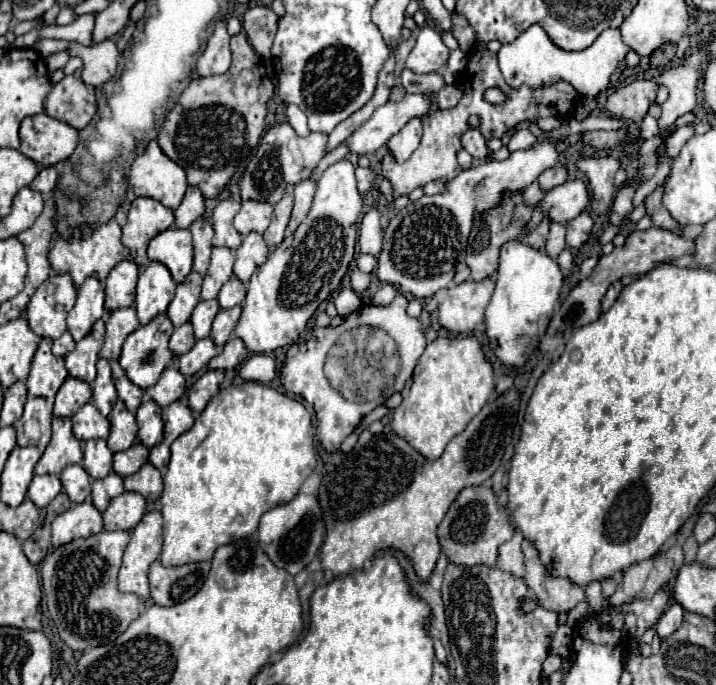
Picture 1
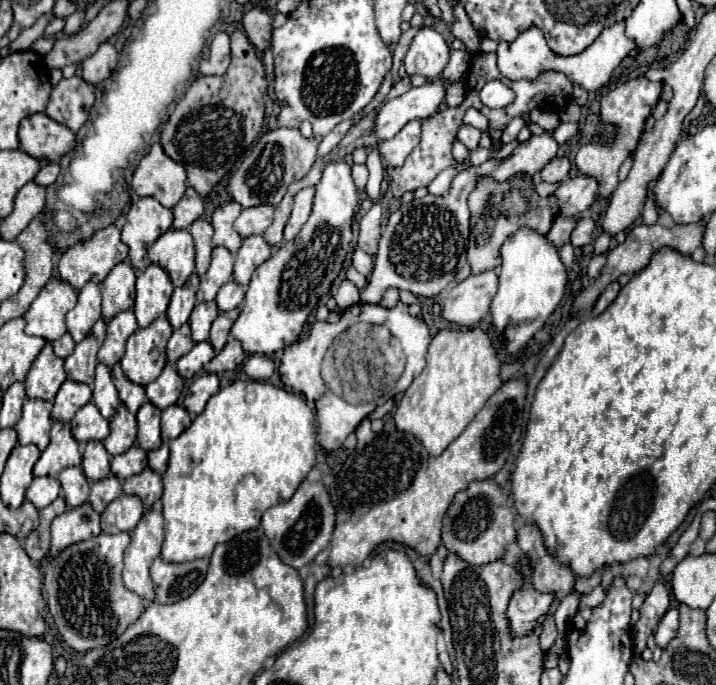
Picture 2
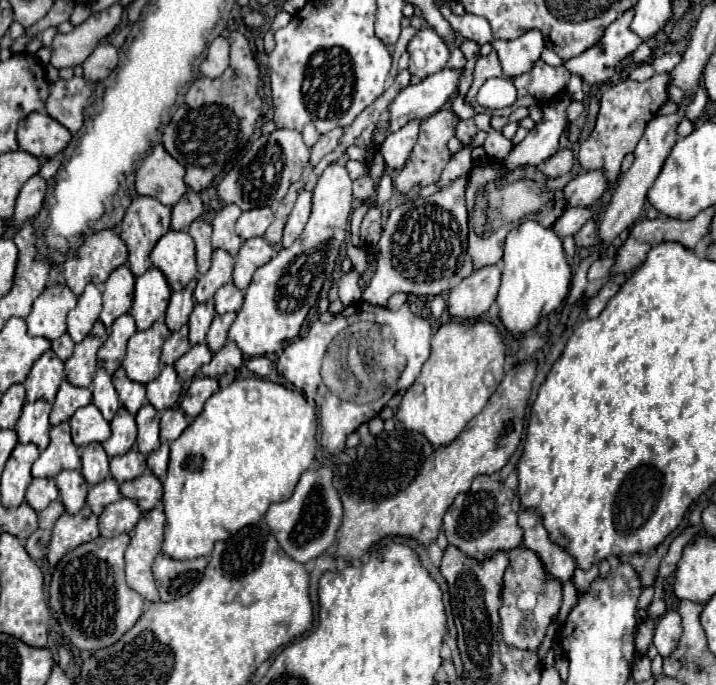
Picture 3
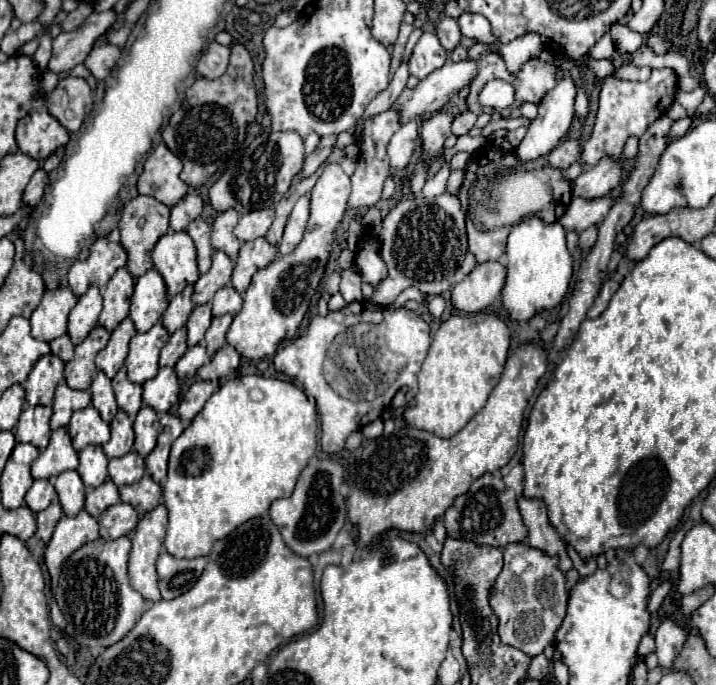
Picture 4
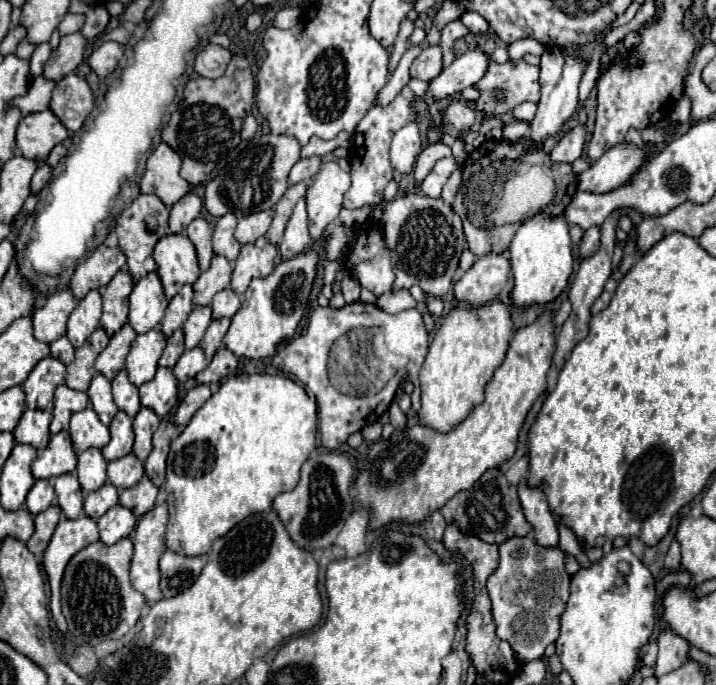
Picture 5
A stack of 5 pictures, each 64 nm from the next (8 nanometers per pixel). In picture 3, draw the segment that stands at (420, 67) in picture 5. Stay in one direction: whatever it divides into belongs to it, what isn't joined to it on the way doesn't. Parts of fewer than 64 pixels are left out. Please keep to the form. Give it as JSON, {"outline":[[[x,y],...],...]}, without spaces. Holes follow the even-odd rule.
{"outline":[[[418,30],[412,42],[408,44],[410,52],[410,74],[426,78],[438,70],[442,70],[450,58],[450,50],[444,40],[432,30]]]}

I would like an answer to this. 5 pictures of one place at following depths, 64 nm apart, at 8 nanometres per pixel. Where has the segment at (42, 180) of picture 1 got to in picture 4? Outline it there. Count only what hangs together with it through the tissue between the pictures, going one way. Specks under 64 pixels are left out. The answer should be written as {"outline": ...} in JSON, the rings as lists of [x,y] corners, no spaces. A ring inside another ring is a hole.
{"outline":[[[60,146],[60,148],[58,148],[54,154],[52,154],[52,156],[48,156],[48,158],[46,158],[42,168],[44,168],[46,172],[52,172],[54,168],[58,168],[58,164],[62,162],[62,158],[64,158],[64,146]]]}

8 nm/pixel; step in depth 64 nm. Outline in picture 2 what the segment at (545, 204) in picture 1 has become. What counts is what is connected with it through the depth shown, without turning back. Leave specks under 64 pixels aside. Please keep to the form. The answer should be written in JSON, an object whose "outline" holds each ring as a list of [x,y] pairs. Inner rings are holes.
{"outline":[[[592,176],[568,178],[560,184],[554,196],[558,198],[562,216],[576,216],[586,212],[598,198],[598,182]]]}

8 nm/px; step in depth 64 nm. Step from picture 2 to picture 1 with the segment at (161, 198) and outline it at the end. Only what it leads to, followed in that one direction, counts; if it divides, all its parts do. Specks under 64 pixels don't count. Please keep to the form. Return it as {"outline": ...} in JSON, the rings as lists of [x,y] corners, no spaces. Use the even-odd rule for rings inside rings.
{"outline":[[[152,140],[146,152],[134,160],[130,186],[136,196],[154,198],[172,210],[182,202],[188,188],[186,172],[160,150],[156,140]]]}

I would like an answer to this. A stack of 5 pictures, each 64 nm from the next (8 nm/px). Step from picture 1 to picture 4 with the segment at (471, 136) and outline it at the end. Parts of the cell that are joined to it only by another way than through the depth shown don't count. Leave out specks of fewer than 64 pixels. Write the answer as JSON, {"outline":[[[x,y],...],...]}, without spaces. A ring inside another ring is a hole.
{"outline":[[[470,110],[458,112],[454,116],[454,120],[452,120],[452,132],[456,136],[462,136],[462,134],[466,134],[474,126],[474,122],[476,122],[476,114],[474,112],[470,112]]]}

